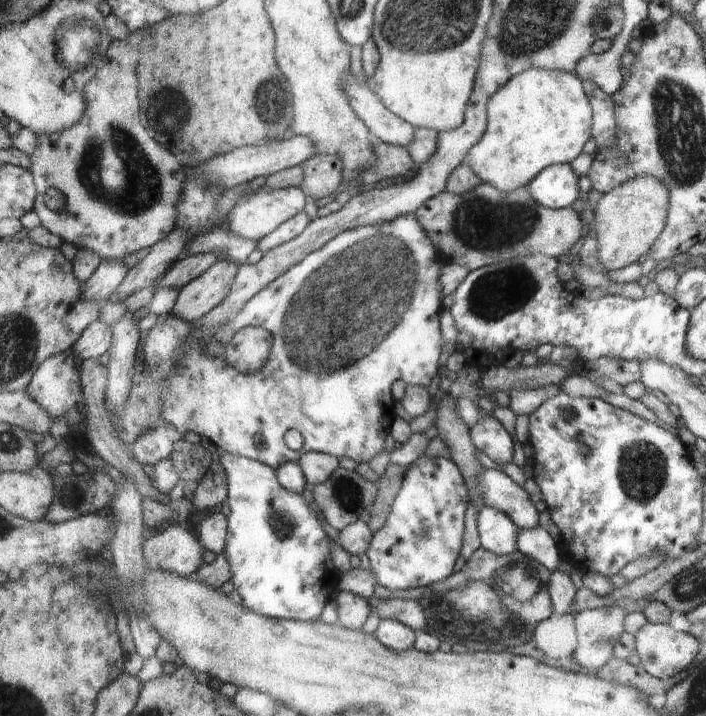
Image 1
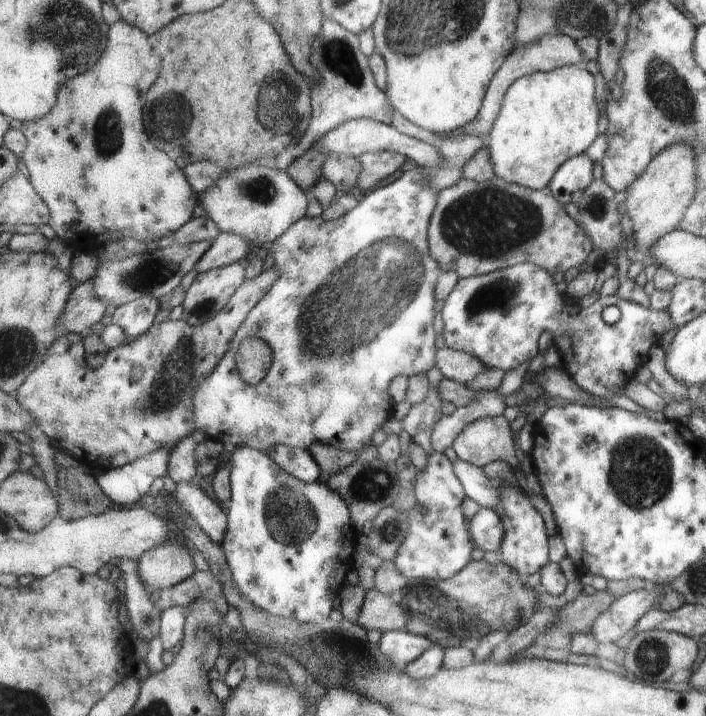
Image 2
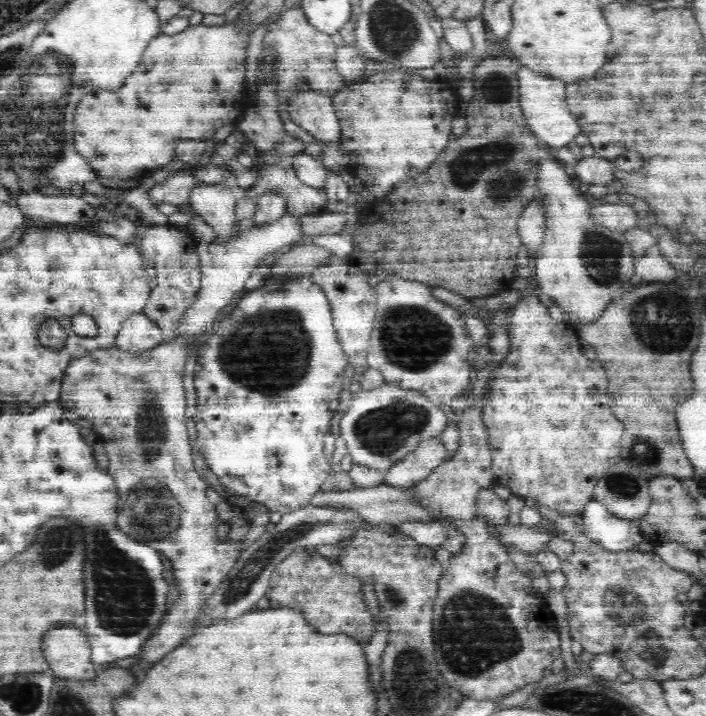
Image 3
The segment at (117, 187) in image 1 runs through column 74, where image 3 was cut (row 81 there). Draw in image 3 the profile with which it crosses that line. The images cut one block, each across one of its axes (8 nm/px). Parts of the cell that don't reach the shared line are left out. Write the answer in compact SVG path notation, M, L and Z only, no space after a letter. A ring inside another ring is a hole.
M238 18L233 24L224 24L223 26L192 26L180 32L179 35L169 36L160 34L156 36L144 50L143 59L140 60L140 66L134 71L124 83L122 88L116 91L94 91L84 96L75 110L75 151L80 153L88 160L88 165L96 170L97 178L122 178L122 180L135 180L136 183L152 174L153 171L167 166L170 162L177 159L176 147L181 140L203 140L212 141L212 136L216 130L222 126L233 123L240 118L240 115L248 108L246 104L246 58L247 48L249 46L249 34L247 26Z

